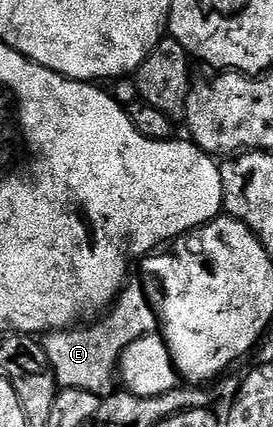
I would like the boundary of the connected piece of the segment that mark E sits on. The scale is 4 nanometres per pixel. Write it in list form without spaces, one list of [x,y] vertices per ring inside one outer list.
[[[127,284],[117,294],[116,300],[109,309],[110,314],[100,318],[95,325],[86,326],[86,323],[82,323],[77,327],[47,333],[41,338],[42,349],[47,357],[45,360],[59,386],[67,389],[98,391],[101,385],[109,383],[113,373],[115,376],[116,366],[121,362],[123,351],[133,341],[145,337],[155,328],[154,306],[151,305],[149,297],[146,296],[146,290],[141,284]]]

